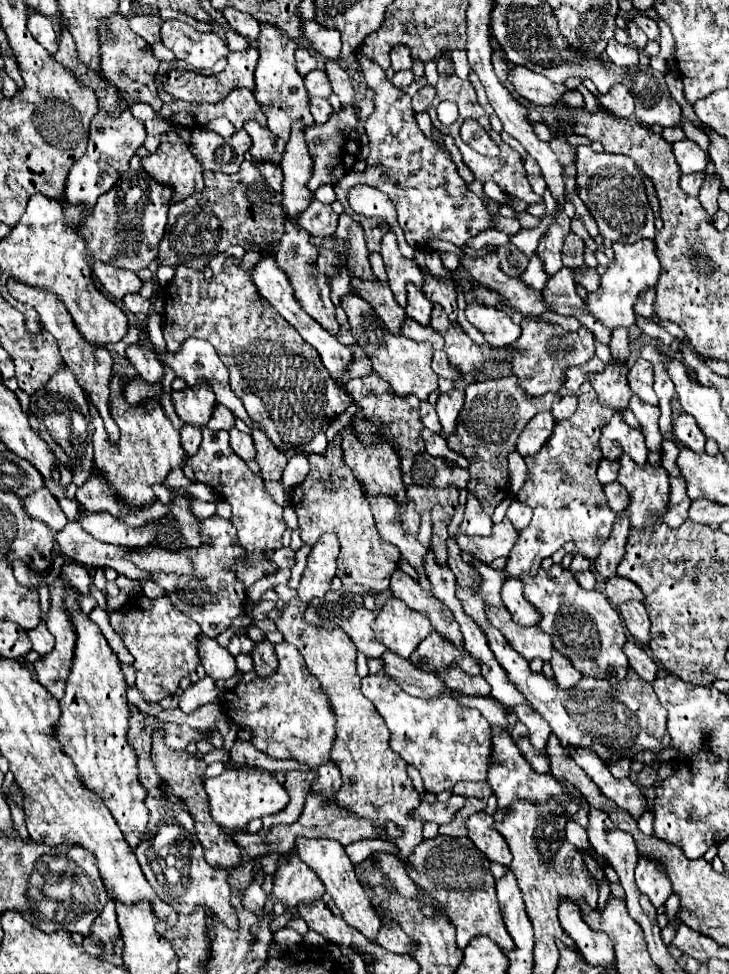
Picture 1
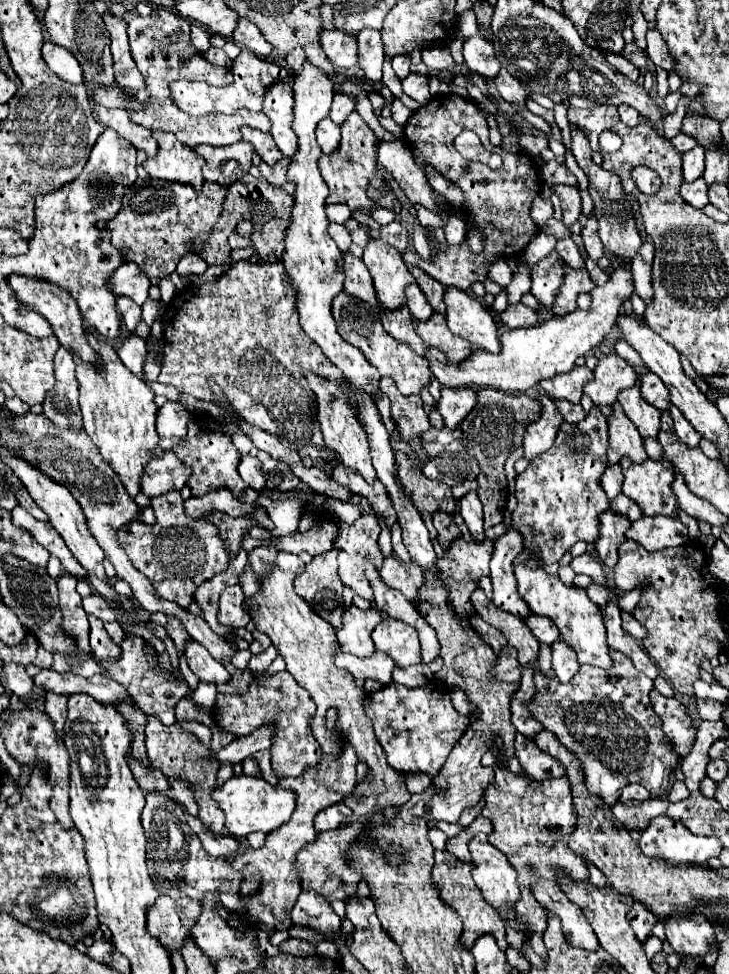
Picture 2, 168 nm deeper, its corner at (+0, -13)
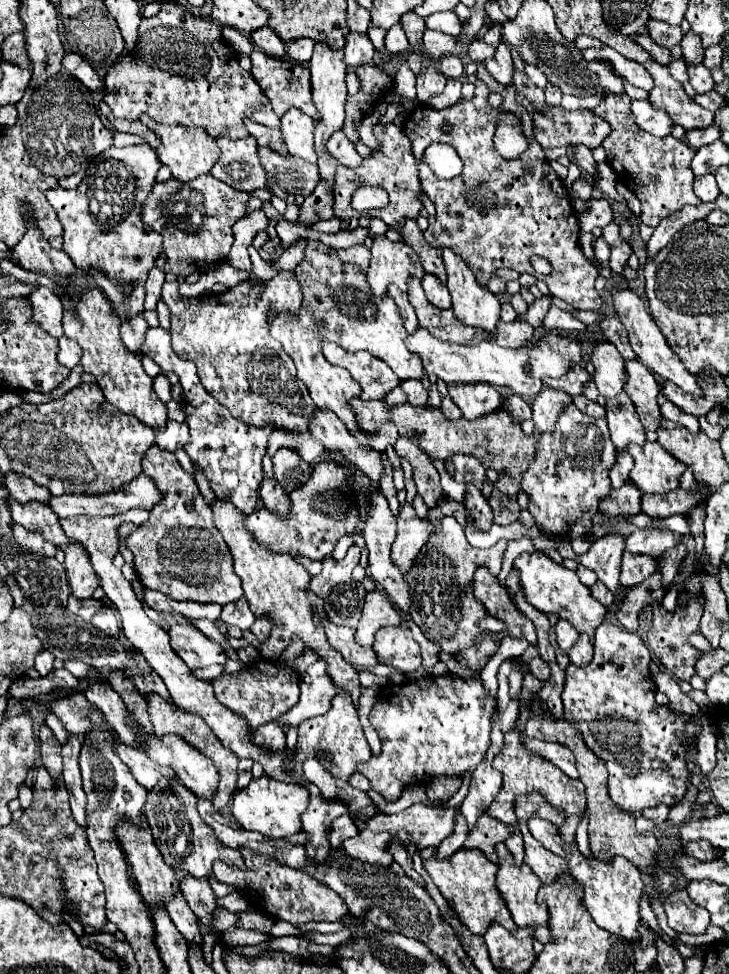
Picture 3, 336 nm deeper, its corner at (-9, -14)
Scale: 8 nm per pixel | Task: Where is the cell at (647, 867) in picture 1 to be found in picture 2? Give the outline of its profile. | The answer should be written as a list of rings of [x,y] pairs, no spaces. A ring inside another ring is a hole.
[[[635,901],[635,905],[629,909],[627,919],[629,919],[631,929],[635,931],[635,935],[641,943],[647,941],[647,937],[651,935],[653,925],[657,923],[657,917],[649,909],[643,909],[643,905],[639,905],[639,901]]]

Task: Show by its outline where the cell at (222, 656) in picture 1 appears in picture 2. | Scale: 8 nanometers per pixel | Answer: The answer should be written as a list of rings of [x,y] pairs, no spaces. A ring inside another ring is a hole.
[[[187,641],[183,655],[187,657],[187,663],[191,671],[201,679],[201,681],[211,681],[211,683],[225,683],[231,679],[229,671],[223,667],[221,661],[213,659],[211,653],[199,645],[197,641]]]

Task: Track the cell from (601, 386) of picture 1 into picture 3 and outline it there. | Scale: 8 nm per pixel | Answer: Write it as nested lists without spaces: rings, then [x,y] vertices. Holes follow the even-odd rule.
[[[610,342],[596,344],[590,358],[592,358],[592,364],[596,368],[592,378],[596,382],[600,396],[614,398],[616,394],[620,394],[628,374],[624,370],[624,358],[616,350],[616,346]]]

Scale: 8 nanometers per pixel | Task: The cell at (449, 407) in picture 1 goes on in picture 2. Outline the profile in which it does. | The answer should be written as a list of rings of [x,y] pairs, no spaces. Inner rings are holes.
[[[443,387],[441,399],[437,401],[437,407],[449,429],[455,429],[475,405],[477,405],[477,391],[471,387],[463,387],[463,389]]]

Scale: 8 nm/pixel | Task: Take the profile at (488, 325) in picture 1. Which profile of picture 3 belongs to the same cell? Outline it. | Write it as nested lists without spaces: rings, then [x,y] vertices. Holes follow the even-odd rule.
[[[444,250],[444,264],[448,272],[448,292],[452,296],[452,310],[460,322],[478,328],[480,332],[494,334],[500,320],[500,302],[484,286],[476,284],[470,268],[452,250]]]

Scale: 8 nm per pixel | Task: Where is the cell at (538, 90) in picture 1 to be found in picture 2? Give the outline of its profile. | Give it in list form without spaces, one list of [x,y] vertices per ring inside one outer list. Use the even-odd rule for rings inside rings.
[[[501,67],[501,71],[499,71],[497,77],[493,79],[493,83],[495,83],[499,95],[501,95],[505,101],[509,101],[509,103],[513,103],[513,105],[525,107],[525,101],[529,99],[529,91],[527,91],[527,89],[521,85],[521,81],[519,81],[517,77],[513,77],[505,67]]]

